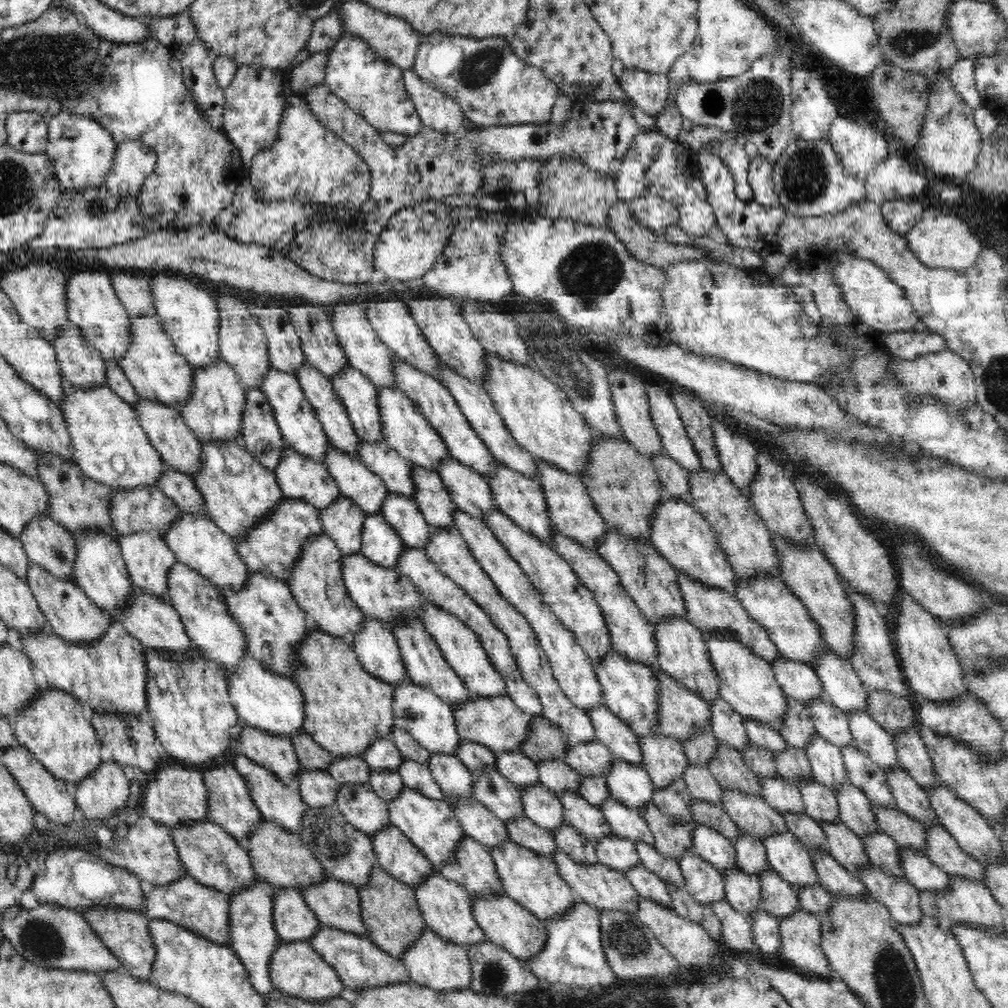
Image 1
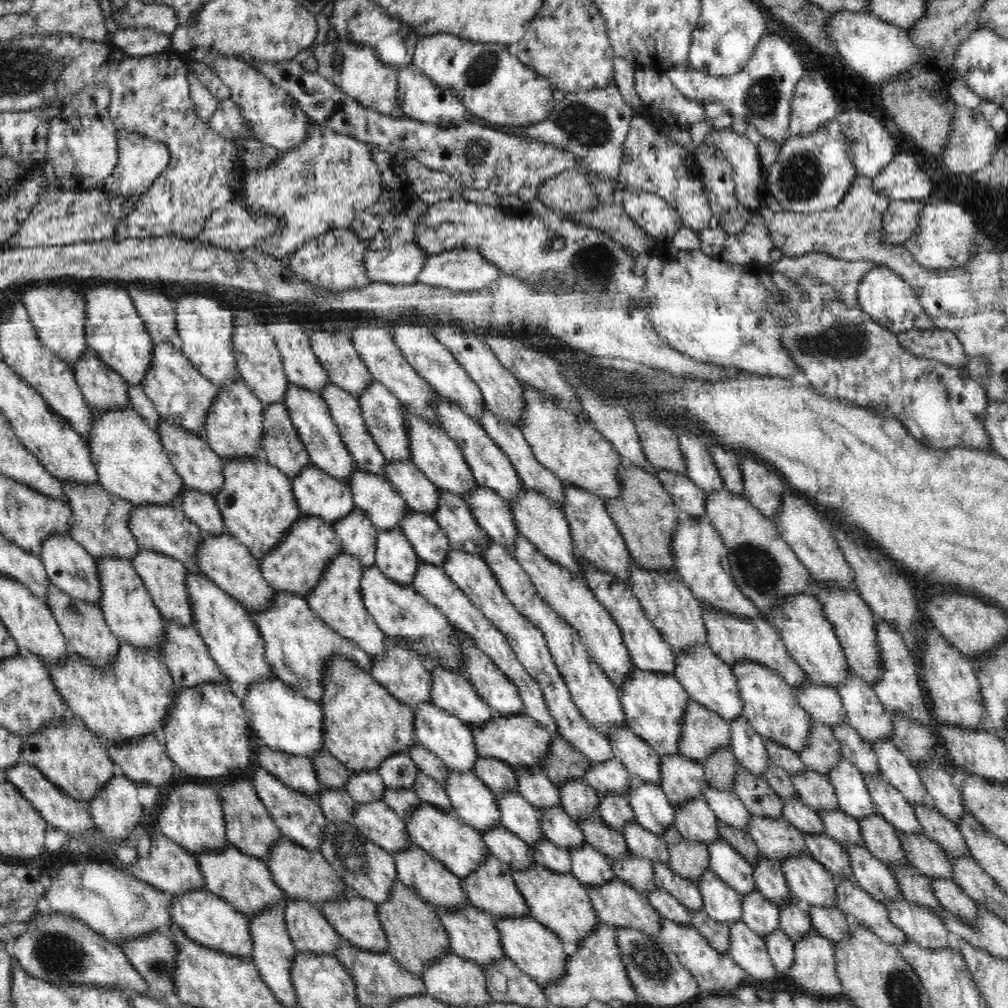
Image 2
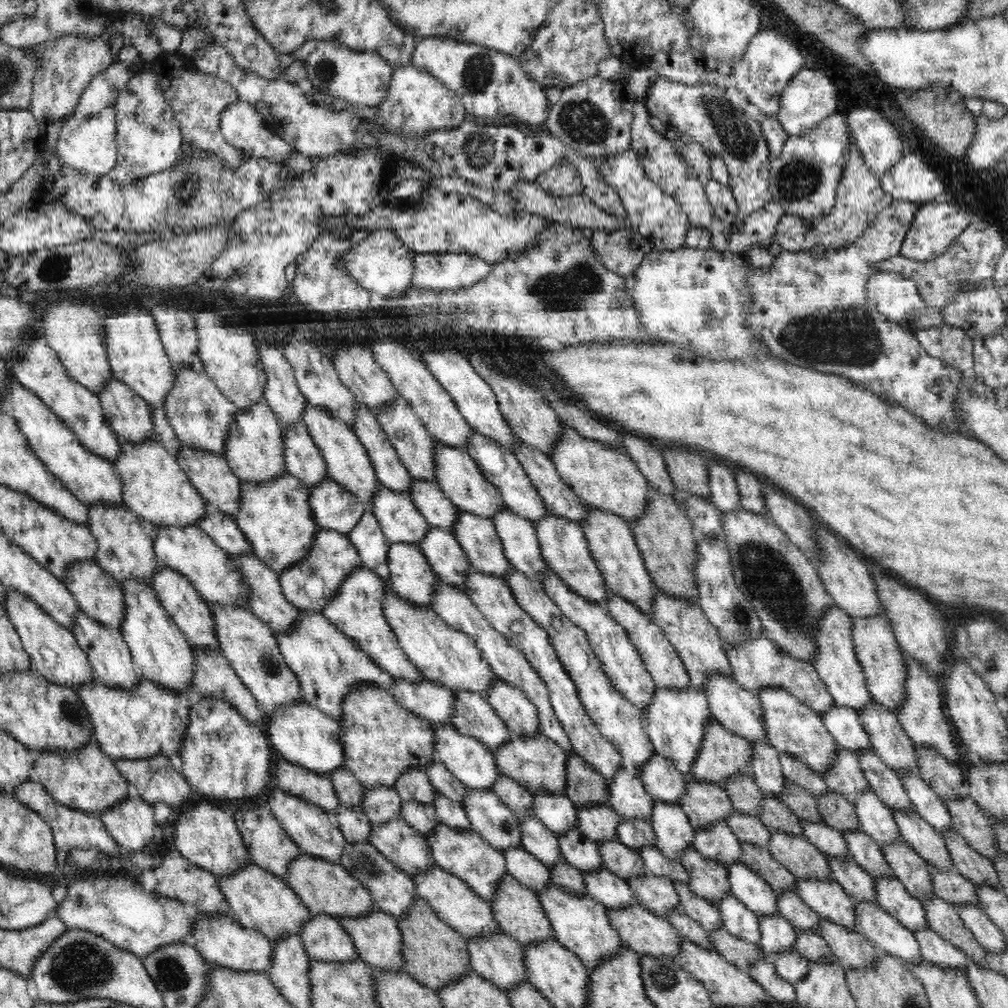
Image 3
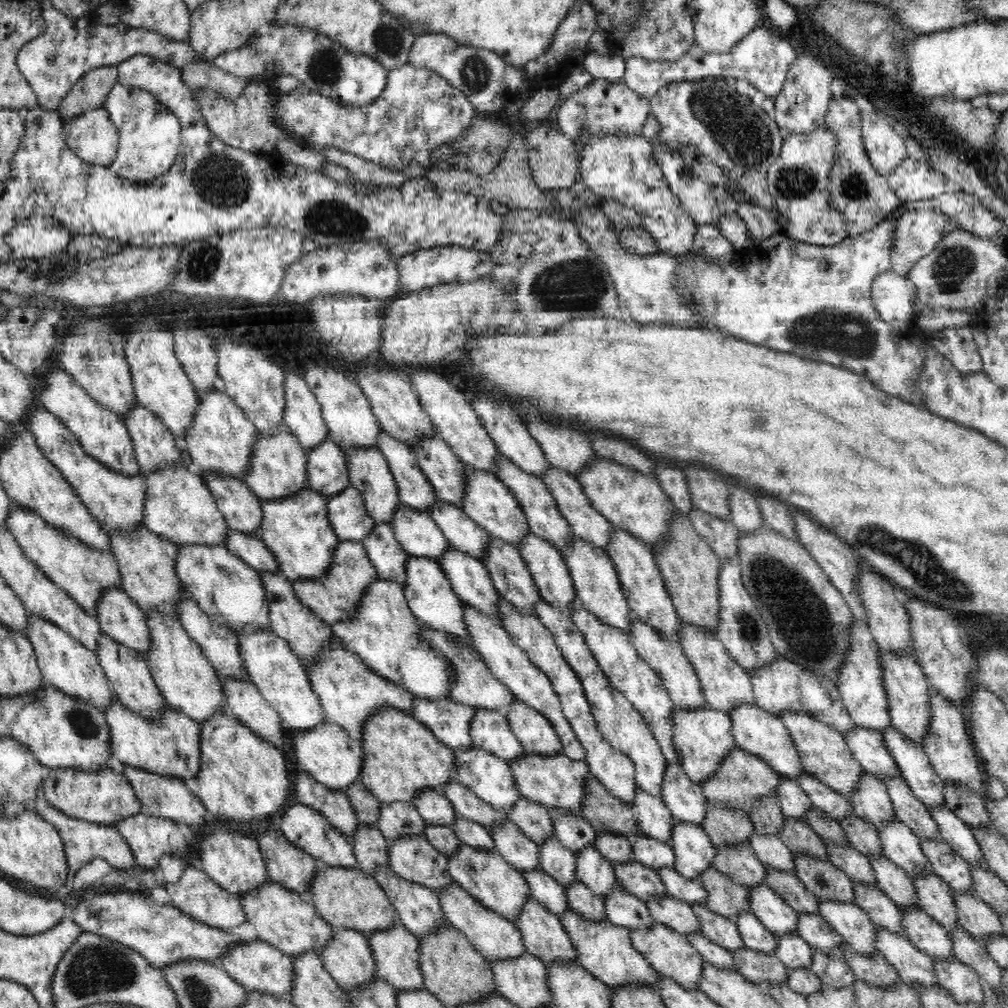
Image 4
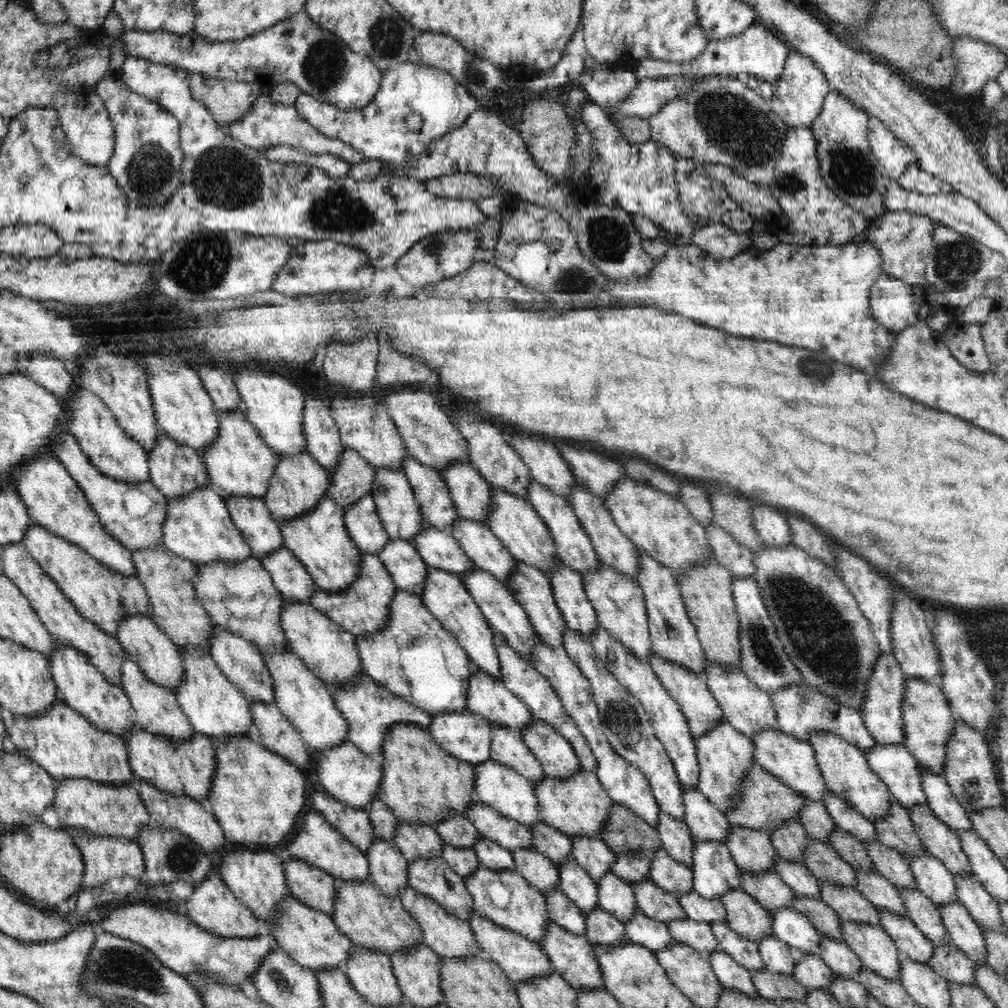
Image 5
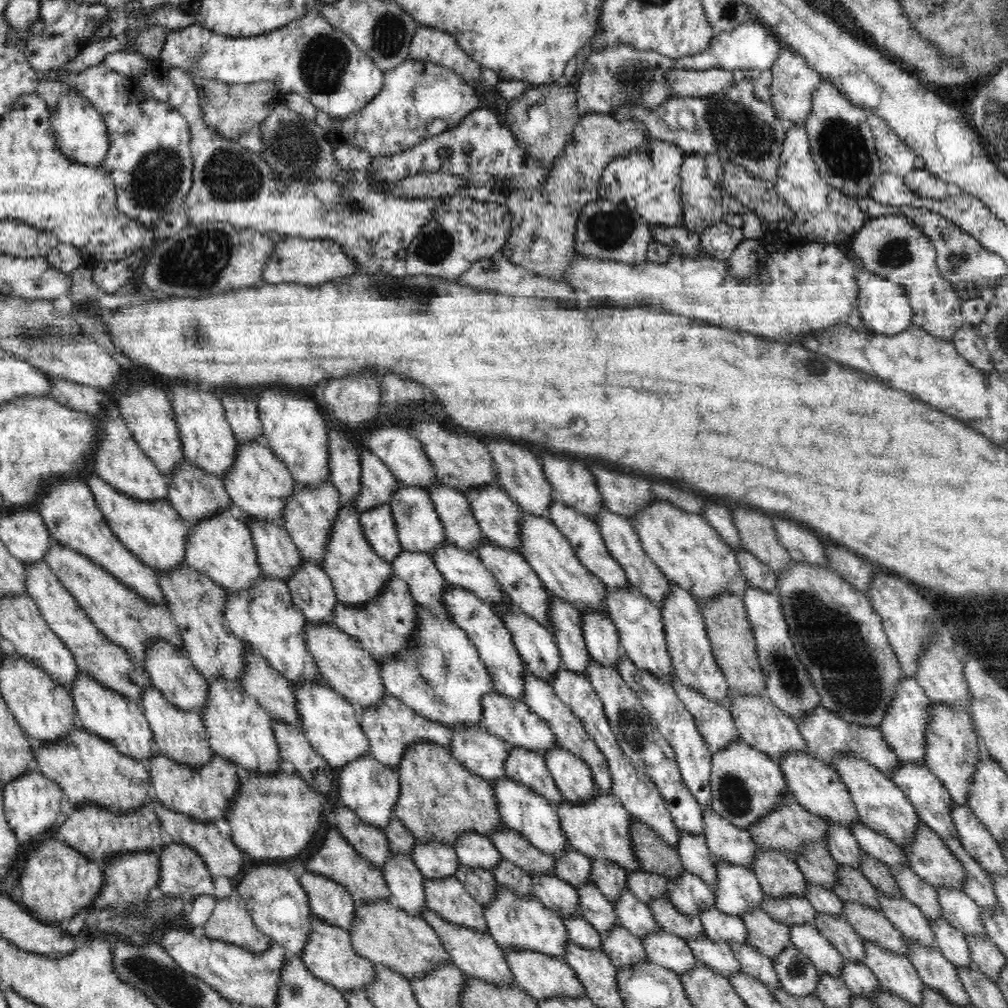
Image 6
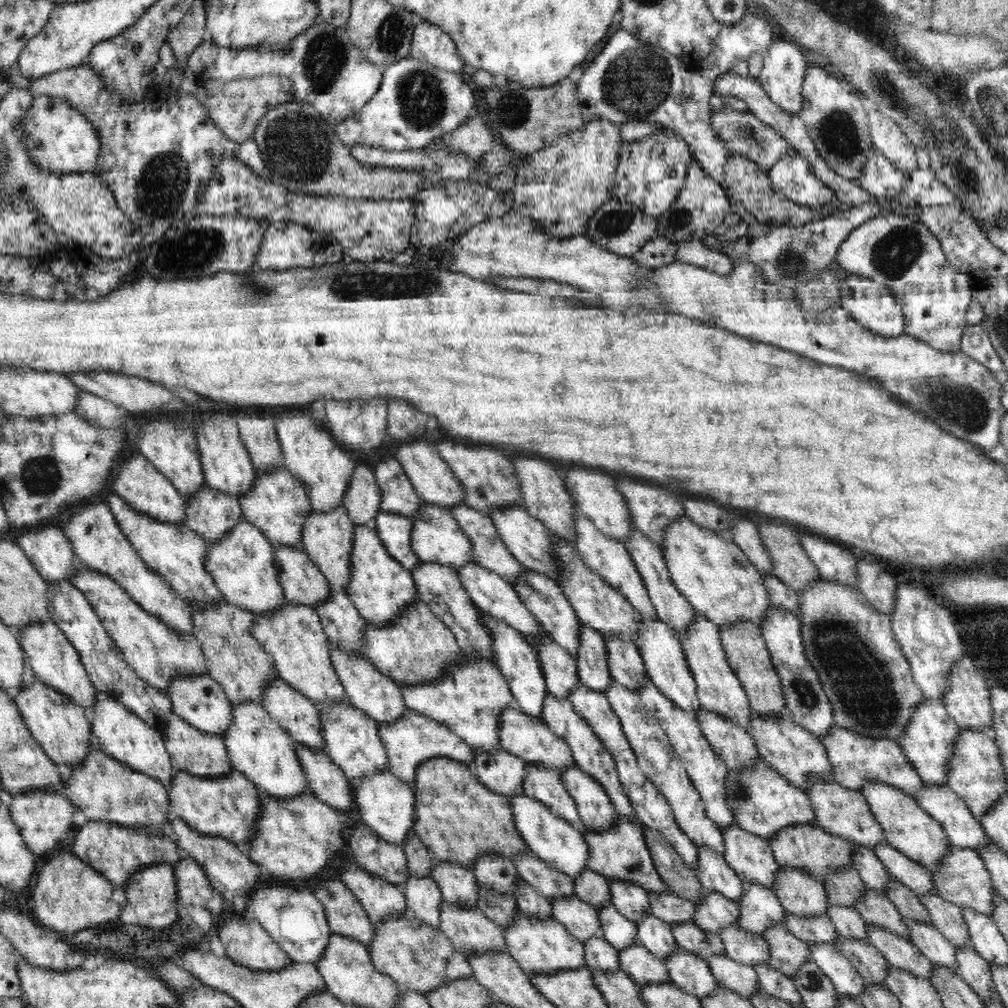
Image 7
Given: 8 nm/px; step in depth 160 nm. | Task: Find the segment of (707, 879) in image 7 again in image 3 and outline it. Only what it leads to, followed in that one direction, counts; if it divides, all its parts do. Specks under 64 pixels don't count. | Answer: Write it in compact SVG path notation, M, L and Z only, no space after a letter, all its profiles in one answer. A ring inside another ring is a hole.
M622 767L608 781L607 804L625 818L650 821L653 800L642 781Z

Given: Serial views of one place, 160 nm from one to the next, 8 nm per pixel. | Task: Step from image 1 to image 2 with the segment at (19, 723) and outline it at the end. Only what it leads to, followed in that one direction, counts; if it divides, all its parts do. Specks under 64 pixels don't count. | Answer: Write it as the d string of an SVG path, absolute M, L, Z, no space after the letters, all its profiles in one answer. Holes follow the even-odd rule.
M72 716L60 724L46 725L40 732L25 737L22 750L25 760L36 766L52 785L78 800L89 802L115 776L114 762L107 752L105 742L86 725L78 724Z

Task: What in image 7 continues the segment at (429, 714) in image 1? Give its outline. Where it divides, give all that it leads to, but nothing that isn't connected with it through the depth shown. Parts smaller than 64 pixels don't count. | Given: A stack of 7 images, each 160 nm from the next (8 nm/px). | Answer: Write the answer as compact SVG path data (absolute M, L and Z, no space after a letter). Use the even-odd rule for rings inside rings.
M524 793L510 796L511 809L518 832L529 850L542 861L566 873L568 876L577 877L584 867L587 867L588 843L576 825L566 822L560 815L553 813L544 803L526 796Z

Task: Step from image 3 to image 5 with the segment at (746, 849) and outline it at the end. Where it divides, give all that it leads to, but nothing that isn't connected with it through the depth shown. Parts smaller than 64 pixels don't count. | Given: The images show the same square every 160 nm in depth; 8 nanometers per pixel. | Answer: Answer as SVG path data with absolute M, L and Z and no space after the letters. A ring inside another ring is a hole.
M795 893L795 898L791 908L805 914L820 935L843 940L840 930L842 920L831 906L820 899L810 899L810 897L798 893Z

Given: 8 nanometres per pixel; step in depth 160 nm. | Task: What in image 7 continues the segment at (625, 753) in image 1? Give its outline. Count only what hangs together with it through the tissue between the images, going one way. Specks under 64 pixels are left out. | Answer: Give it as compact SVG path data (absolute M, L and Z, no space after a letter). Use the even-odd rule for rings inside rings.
M738 825L724 827L721 833L724 837L724 845L726 845L723 858L728 866L731 866L732 870L735 870L735 873L742 878L744 886L758 883L771 888L776 871L781 865L776 862L772 847L767 840L740 828Z

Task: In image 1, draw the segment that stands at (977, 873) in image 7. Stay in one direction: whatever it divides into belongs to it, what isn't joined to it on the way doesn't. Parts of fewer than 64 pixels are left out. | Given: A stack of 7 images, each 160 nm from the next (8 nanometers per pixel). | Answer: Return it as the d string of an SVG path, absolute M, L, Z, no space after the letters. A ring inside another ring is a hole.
M786 694L785 697L788 700L788 710L779 734L789 746L806 750L810 746L810 740L818 734L818 731L810 719L810 713L805 704Z

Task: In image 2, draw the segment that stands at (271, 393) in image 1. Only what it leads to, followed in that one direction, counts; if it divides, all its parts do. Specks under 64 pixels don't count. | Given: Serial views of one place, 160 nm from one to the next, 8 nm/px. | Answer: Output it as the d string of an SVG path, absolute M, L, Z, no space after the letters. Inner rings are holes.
M289 382L285 390L284 400L283 403L287 406L289 417L296 427L300 440L309 452L311 463L325 473L349 482L353 470L359 467L353 462L352 453L342 442L343 438L339 433L338 425L332 420L324 399L316 392Z

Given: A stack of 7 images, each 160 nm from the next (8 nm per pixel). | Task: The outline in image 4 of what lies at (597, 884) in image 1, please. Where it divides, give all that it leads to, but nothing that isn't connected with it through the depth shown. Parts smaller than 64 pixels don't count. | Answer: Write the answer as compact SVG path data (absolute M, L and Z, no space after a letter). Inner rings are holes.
M658 921L649 927L629 930L632 946L644 956L650 966L660 975L673 978L685 990L700 990L702 955L688 942L687 936L677 933Z

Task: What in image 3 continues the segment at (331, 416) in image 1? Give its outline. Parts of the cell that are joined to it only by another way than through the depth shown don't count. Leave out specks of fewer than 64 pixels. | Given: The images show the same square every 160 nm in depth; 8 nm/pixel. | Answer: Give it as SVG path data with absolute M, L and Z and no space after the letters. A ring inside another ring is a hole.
M358 401L355 402L355 413L353 425L350 427L367 450L379 484L407 494L412 476L400 462L396 449L380 428L377 418L366 405Z

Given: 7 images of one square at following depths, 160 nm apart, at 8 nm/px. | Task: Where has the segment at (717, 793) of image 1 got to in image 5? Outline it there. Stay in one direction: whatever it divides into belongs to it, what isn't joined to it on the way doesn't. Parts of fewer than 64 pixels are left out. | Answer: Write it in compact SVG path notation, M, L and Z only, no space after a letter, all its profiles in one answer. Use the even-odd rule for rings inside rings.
M782 857L773 862L775 871L795 893L806 895L810 899L820 899L820 881L805 863L786 860Z

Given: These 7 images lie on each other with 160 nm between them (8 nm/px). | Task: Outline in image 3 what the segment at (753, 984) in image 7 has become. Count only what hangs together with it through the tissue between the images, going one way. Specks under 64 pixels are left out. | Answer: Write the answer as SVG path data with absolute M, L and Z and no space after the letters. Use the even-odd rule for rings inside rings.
M646 872L643 875L634 875L625 881L633 892L634 900L653 913L667 916L671 910L680 907L673 882L666 876Z

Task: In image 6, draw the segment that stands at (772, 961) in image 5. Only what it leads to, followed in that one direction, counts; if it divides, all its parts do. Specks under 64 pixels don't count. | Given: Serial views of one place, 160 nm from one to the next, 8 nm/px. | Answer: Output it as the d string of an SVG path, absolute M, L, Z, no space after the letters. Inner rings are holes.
M794 945L787 946L773 958L773 965L785 992L796 996L815 994L820 971Z

